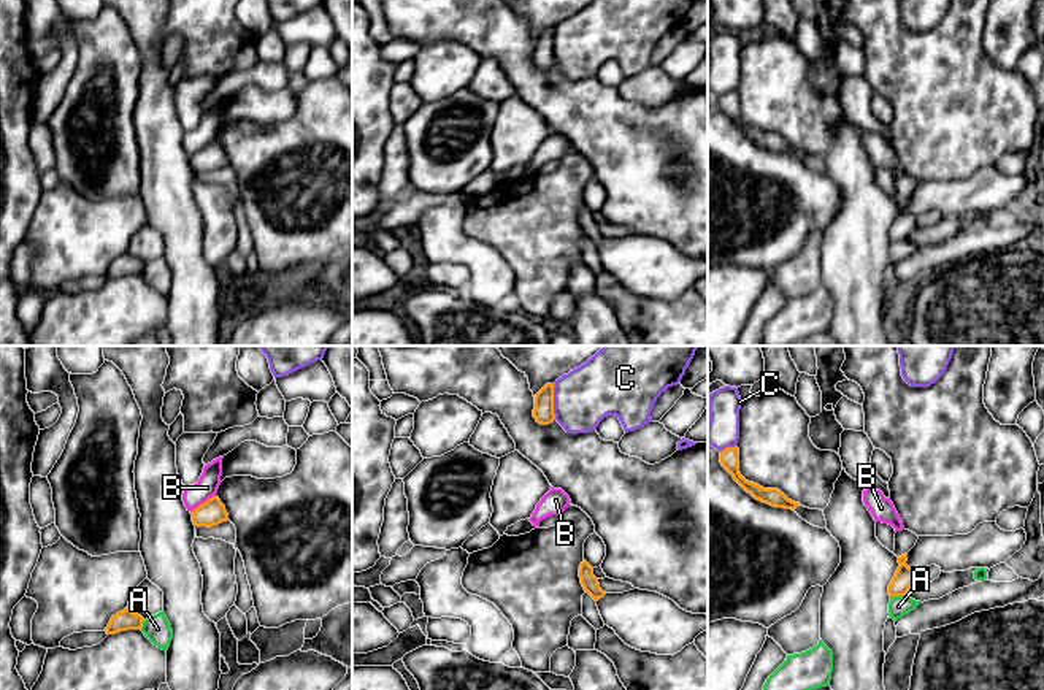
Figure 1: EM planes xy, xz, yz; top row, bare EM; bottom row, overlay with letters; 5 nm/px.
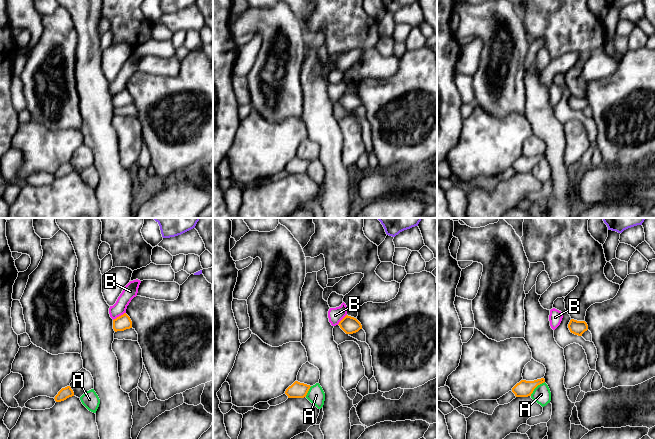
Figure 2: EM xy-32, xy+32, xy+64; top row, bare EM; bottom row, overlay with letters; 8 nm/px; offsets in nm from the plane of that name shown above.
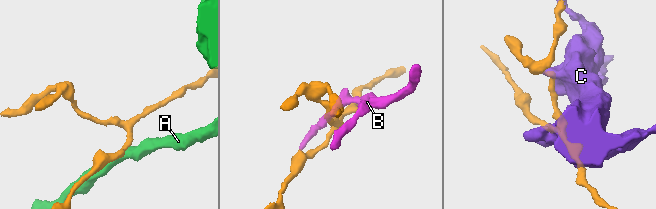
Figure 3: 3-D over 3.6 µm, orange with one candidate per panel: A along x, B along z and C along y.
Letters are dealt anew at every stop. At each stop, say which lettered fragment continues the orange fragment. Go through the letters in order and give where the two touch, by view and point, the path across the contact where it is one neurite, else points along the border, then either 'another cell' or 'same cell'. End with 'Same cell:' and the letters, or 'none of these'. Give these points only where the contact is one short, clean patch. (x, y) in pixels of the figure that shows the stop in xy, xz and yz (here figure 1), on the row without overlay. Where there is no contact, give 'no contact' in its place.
A: contact yz (897, 240); border yz (905, 238), (890, 243); another cell
B: contact xy (203, 148); border xy (214, 138), (191, 157); another cell
C: contact xz (552, 46); another cell
Same cell: none of these

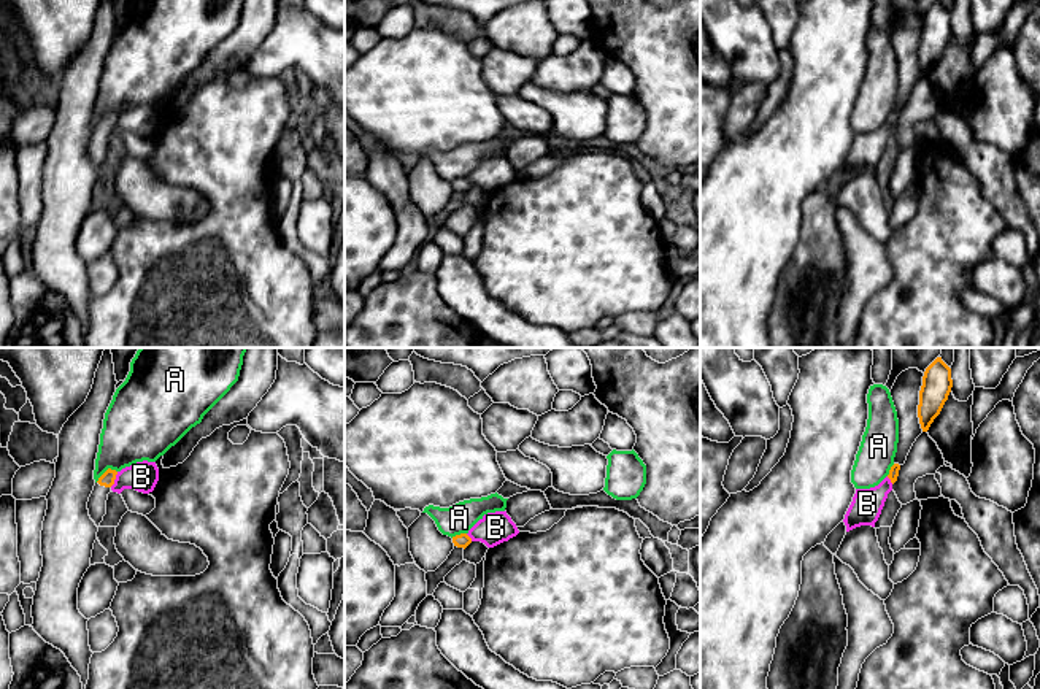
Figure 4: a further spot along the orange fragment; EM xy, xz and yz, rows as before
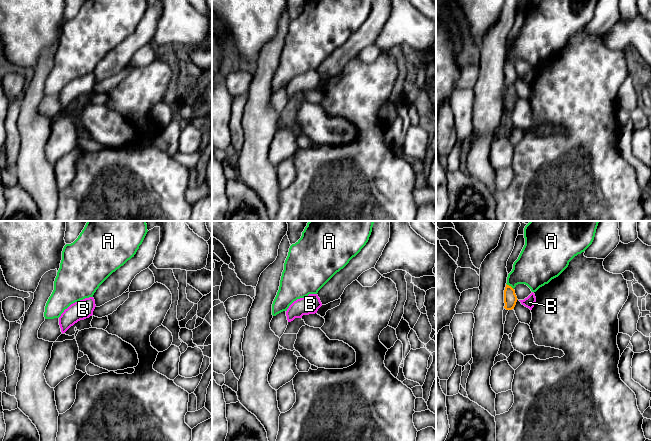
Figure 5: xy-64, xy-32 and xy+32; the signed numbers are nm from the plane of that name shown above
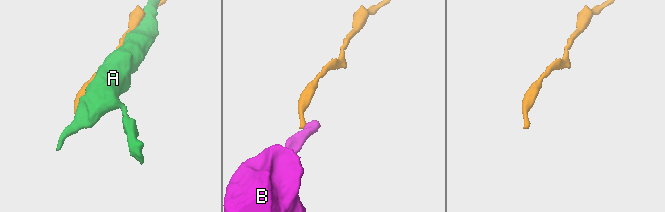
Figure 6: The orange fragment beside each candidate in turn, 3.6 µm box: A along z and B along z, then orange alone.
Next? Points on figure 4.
A: contact xy (105, 116); another cell
B: contact xy (115, 123); border xy (118, 116), (110, 130); another cell
Same cell: none of these

